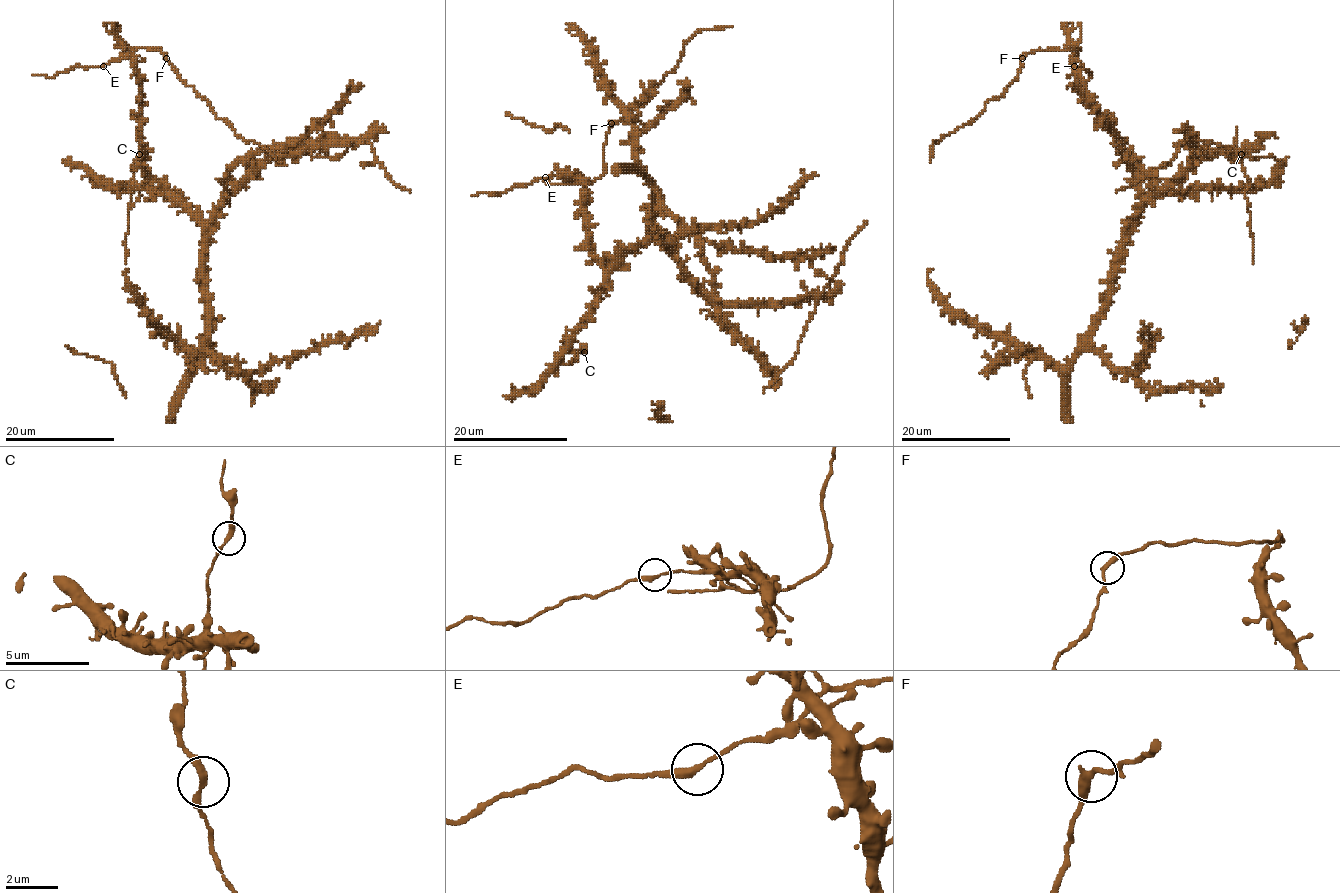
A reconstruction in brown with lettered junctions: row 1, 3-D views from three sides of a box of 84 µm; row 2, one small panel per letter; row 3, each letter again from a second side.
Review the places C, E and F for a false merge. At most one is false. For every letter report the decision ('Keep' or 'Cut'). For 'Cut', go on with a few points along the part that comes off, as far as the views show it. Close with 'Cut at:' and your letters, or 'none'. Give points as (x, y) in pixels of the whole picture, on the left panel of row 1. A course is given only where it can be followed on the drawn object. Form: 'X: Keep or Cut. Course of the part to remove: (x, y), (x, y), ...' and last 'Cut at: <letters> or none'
C: Keep
E: Keep
F: Keep
Cut at: none

